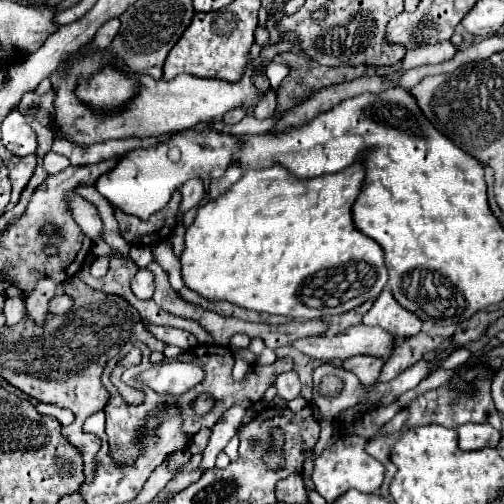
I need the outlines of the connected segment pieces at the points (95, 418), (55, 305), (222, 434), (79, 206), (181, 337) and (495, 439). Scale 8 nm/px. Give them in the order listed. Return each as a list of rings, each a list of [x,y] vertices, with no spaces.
[[[104,412],[92,414],[92,416],[84,422],[84,430],[86,430],[86,432],[94,432],[94,434],[98,434],[102,440],[108,442],[108,438],[106,438],[106,420],[104,420]]]
[[[60,294],[60,296],[54,296],[48,304],[48,310],[54,312],[54,314],[64,314],[68,308],[72,306],[72,298],[68,298],[66,294]]]
[[[234,406],[228,412],[224,412],[224,416],[212,428],[212,436],[210,436],[210,442],[208,442],[206,450],[204,450],[204,458],[202,458],[200,468],[210,470],[214,466],[214,460],[216,460],[218,452],[222,452],[224,446],[230,442],[230,438],[236,434],[244,414],[246,414],[246,408],[242,408],[242,406]]]
[[[72,196],[70,200],[72,200],[72,202],[70,202],[72,216],[74,216],[74,220],[78,222],[78,226],[82,228],[82,232],[84,232],[88,238],[92,238],[92,240],[102,238],[104,224],[102,224],[102,220],[100,220],[100,216],[98,216],[96,206],[94,206],[92,202],[84,200],[82,196]]]
[[[146,322],[146,328],[150,334],[154,334],[158,340],[162,340],[164,344],[174,344],[174,346],[180,346],[180,348],[192,348],[198,344],[198,340],[190,334],[190,332],[184,332],[184,330],[178,330],[178,328],[170,328],[170,326],[156,326],[156,324],[150,324]]]
[[[464,424],[458,428],[460,450],[482,450],[498,448],[502,434],[490,424]]]

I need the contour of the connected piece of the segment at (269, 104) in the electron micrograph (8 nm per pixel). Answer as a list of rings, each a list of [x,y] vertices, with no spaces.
[[[268,90],[262,98],[262,102],[258,102],[258,106],[254,108],[254,116],[258,120],[270,118],[274,114],[274,106],[276,106],[276,90]]]

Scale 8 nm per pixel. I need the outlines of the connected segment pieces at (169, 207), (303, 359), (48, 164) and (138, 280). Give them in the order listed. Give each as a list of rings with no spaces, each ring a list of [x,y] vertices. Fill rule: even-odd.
[[[176,190],[170,198],[170,202],[152,214],[148,220],[140,220],[138,216],[124,214],[122,210],[114,208],[114,216],[118,220],[118,232],[128,244],[140,244],[140,246],[156,246],[162,242],[168,242],[174,228],[176,228],[176,214],[182,202],[182,194]]]
[[[288,346],[288,348],[278,348],[276,350],[278,358],[292,358],[294,360],[294,372],[298,372],[298,378],[302,382],[302,398],[306,398],[308,402],[312,400],[312,388],[314,388],[314,382],[312,382],[312,372],[314,368],[322,366],[324,362],[322,360],[314,360],[302,352],[298,352],[296,348]]]
[[[54,151],[48,152],[43,157],[43,167],[48,174],[56,174],[70,166],[70,161],[65,156]]]
[[[138,270],[132,278],[132,292],[140,300],[150,300],[154,292],[154,276],[148,270]]]

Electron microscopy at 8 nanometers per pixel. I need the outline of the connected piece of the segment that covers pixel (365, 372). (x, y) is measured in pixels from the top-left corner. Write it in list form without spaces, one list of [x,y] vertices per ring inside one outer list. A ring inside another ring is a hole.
[[[358,356],[358,358],[348,358],[344,360],[344,370],[356,374],[360,378],[360,382],[368,388],[372,388],[382,372],[384,362],[380,358],[366,358],[366,356]]]

